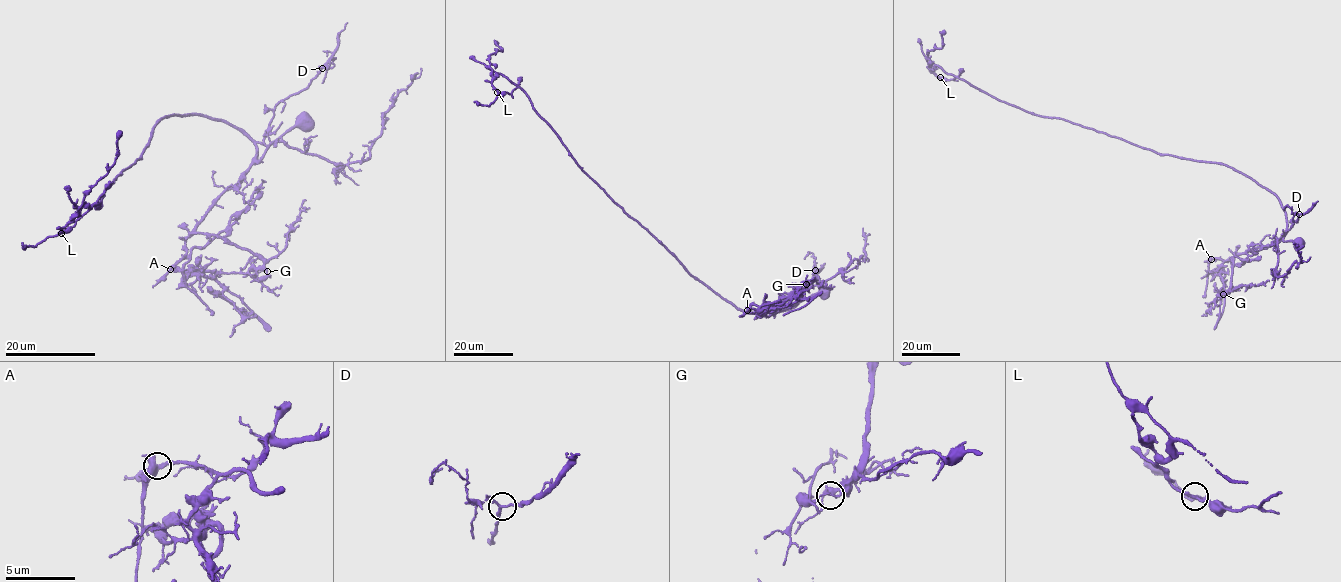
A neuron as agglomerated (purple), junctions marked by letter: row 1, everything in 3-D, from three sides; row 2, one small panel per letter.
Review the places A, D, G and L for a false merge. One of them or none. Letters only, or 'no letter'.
G

